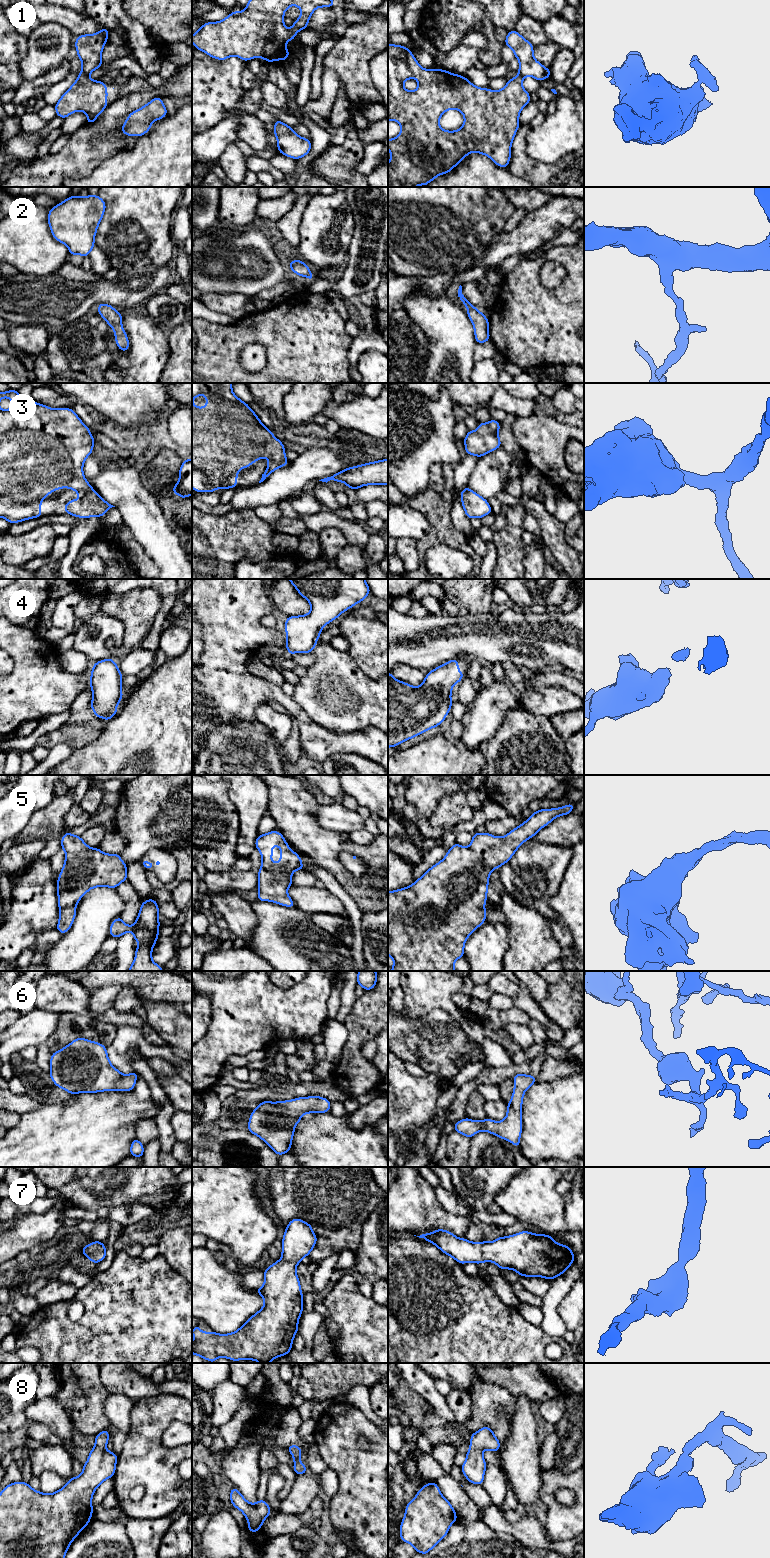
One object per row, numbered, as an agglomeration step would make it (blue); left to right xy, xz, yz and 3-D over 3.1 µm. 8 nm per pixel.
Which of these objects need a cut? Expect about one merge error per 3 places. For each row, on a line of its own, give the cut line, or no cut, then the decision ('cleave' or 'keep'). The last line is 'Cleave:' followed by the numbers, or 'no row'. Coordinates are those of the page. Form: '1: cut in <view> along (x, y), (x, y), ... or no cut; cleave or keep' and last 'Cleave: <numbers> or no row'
1: cut in xy along (80, 73), (88, 76); cleave
2: no cut; keep
3: no cut; keep
4: no cut; keep
5: no cut; keep
6: no cut; keep
7: no cut; keep
8: no cut; keep
Cleave: 1

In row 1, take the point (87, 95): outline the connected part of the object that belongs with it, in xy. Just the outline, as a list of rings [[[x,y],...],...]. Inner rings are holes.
[[[79,74],[54,106],[56,115],[65,119],[76,111],[83,111],[87,115],[86,124],[94,123],[107,107],[107,96],[107,84]]]

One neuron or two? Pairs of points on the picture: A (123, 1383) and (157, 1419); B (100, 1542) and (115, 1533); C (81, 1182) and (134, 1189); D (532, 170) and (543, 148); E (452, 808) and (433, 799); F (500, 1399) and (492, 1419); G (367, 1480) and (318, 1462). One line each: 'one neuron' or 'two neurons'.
A: two neurons
B: one neuron
C: one neuron
D: two neurons
E: two neurons
F: one neuron
G: two neurons

